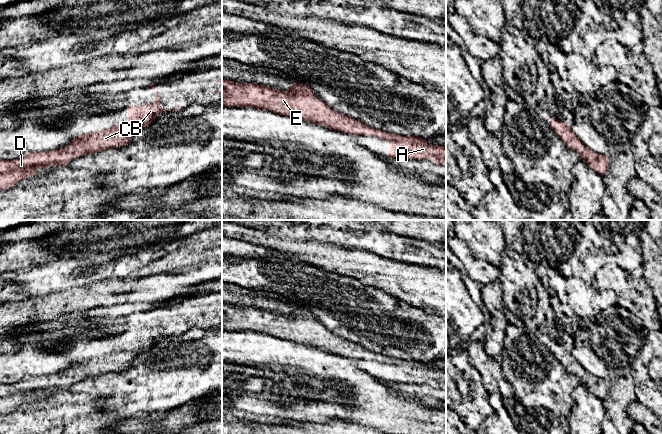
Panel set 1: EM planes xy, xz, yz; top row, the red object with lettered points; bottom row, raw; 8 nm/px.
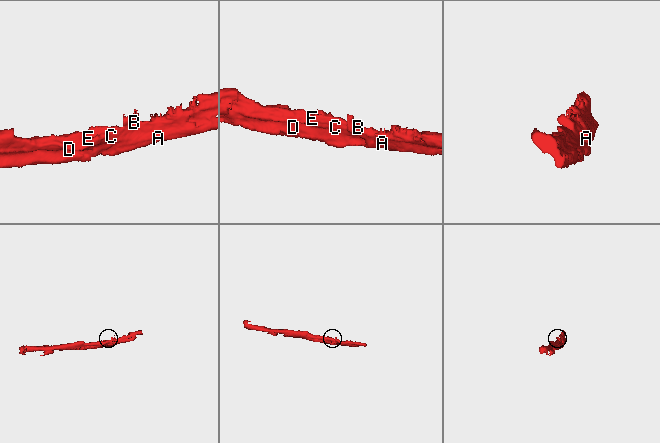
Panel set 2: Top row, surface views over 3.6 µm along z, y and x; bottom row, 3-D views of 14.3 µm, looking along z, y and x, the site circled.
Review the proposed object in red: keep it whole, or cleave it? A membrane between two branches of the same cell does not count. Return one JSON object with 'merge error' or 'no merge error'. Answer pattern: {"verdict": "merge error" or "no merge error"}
{"verdict": "no merge error"}

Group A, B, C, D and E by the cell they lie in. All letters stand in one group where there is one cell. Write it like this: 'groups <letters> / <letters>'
groups A B C D E

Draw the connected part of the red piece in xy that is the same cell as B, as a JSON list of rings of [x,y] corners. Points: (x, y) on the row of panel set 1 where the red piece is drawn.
[[[155,92],[156,100],[141,106],[128,106],[128,124],[114,126],[90,134],[76,136],[64,148],[43,152],[26,152],[23,156],[0,161],[0,191],[13,187],[28,176],[37,175],[38,168],[67,166],[70,160],[86,154],[92,154],[110,148],[127,145],[133,135],[140,129],[151,124],[159,114],[167,111],[180,111],[179,108],[166,110],[159,104],[159,94]]]

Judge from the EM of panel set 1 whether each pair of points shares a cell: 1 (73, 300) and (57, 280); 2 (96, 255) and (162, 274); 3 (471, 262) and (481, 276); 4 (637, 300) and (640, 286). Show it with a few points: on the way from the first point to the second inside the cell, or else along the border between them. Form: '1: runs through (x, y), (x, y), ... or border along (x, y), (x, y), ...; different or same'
1: border along (88, 284), (64, 291), (52, 291), (42, 295); different
2: border along (142, 264), (130, 273), (118, 276); different
3: runs through (473, 265), (481, 273); same
4: runs through (640, 297), (642, 291), (640, 289); same

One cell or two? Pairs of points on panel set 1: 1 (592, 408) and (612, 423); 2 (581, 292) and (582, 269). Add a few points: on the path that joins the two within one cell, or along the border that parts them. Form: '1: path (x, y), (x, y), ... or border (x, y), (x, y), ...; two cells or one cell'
1: border (603, 401), (606, 414), (601, 423); two cells
2: border (560, 270), (565, 276), (575, 276), (591, 284); two cells

